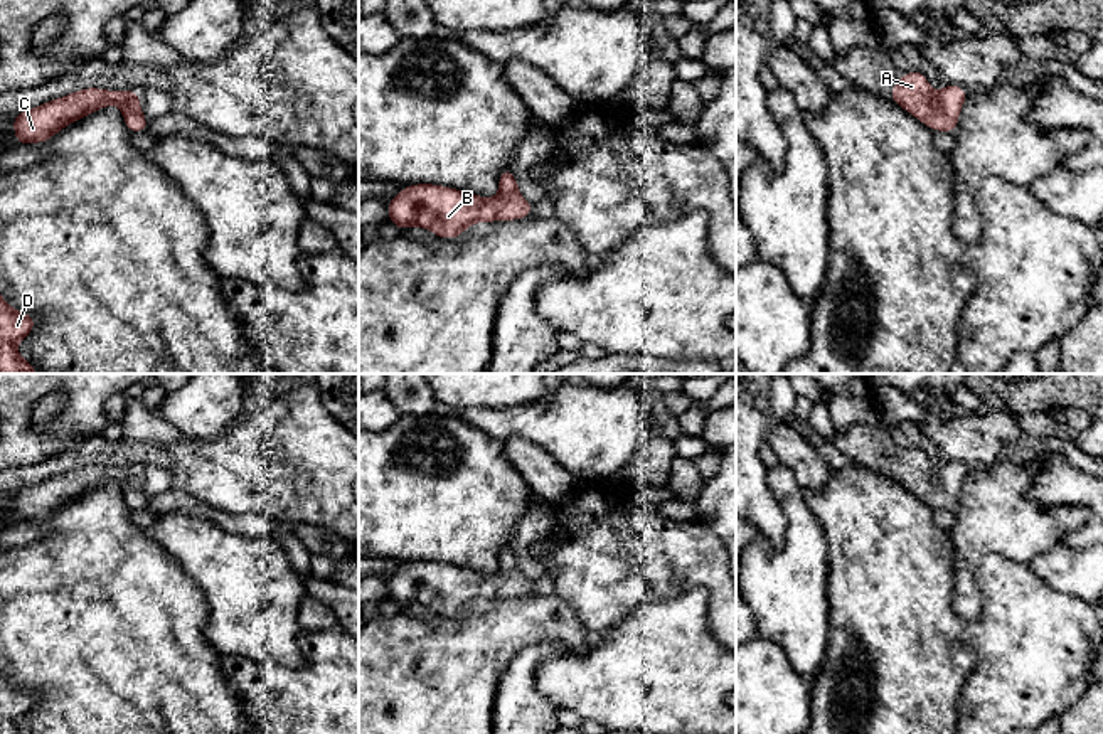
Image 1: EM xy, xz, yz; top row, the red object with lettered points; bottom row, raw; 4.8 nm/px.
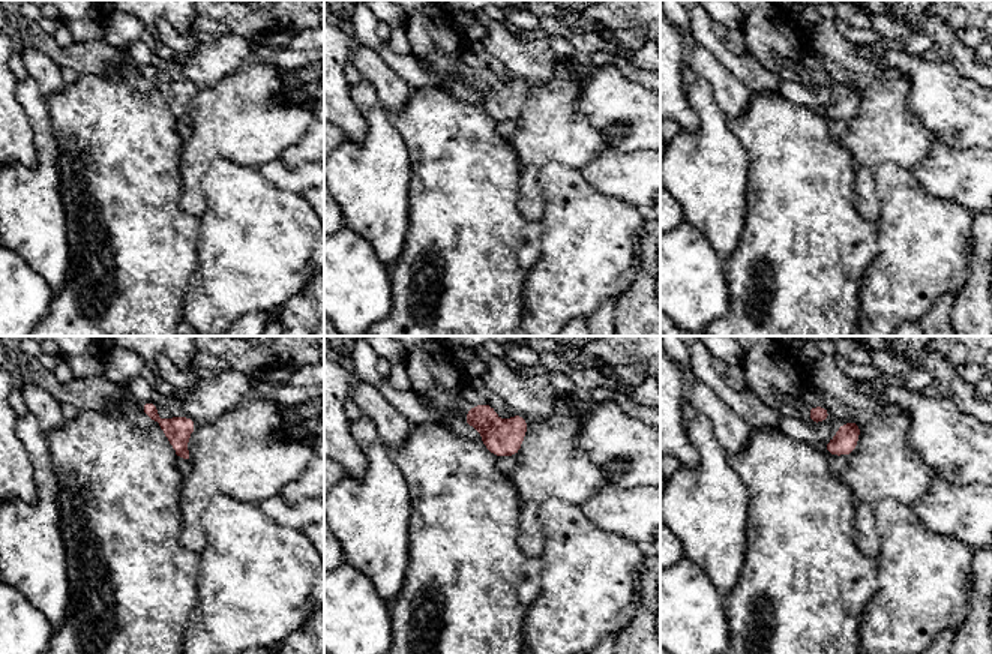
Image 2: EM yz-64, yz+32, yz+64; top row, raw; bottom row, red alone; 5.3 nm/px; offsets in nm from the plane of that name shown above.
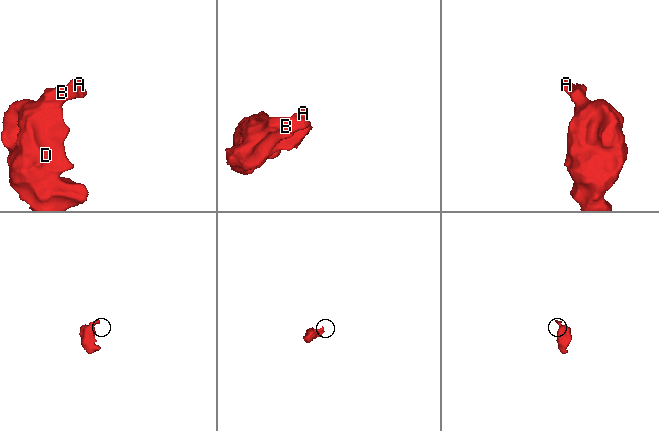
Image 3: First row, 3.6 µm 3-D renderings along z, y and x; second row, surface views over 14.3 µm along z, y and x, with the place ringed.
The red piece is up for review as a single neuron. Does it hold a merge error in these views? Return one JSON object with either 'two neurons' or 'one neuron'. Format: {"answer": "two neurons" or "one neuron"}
{"answer": "one neuron"}

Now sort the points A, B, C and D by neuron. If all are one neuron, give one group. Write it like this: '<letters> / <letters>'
A B C D

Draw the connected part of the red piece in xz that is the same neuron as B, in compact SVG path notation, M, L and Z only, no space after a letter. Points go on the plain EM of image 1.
M510 545L498 554L498 571L492 576L450 566L436 561L406 562L387 579L389 599L401 608L406 604L424 604L441 616L455 616L477 599L519 598L532 593L532 579L519 571L519 561Z

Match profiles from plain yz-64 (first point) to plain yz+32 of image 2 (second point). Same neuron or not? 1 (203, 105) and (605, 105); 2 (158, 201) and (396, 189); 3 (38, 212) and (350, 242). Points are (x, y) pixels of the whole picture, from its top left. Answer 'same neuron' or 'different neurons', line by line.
1: different neurons
2: different neurons
3: different neurons

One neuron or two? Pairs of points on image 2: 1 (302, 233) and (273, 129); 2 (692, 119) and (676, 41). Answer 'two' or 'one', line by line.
1: two
2: one

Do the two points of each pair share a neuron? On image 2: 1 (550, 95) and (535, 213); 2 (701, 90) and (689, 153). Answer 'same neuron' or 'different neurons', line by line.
1: same neuron
2: same neuron

